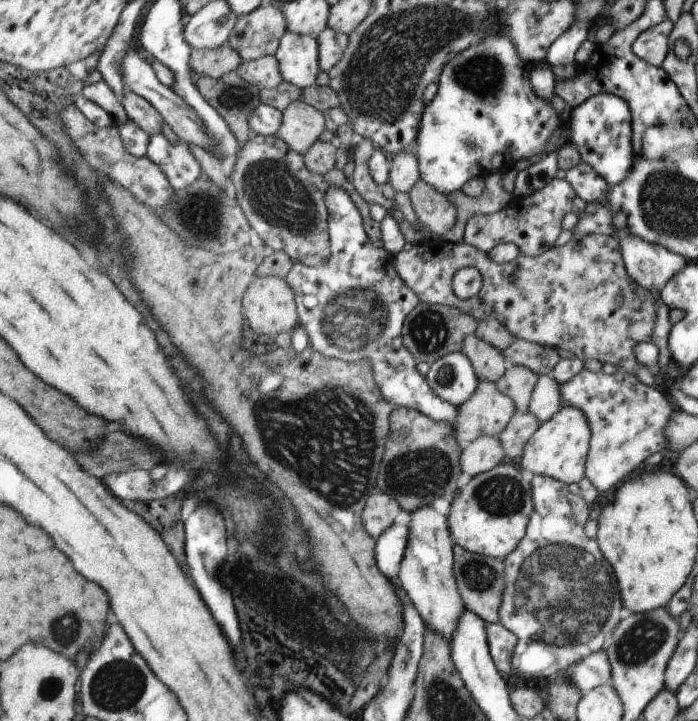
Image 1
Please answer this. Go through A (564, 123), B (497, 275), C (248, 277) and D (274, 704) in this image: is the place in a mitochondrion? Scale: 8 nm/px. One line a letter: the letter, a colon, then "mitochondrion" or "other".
A: other
B: other
C: other
D: other

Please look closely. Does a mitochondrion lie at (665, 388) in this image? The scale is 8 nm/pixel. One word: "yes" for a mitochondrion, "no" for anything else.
no

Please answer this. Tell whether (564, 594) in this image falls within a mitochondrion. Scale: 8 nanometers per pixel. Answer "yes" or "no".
yes

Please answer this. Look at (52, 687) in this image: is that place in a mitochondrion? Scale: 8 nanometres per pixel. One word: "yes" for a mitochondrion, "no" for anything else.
yes

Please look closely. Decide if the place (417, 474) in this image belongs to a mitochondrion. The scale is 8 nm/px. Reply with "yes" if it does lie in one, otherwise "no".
yes

